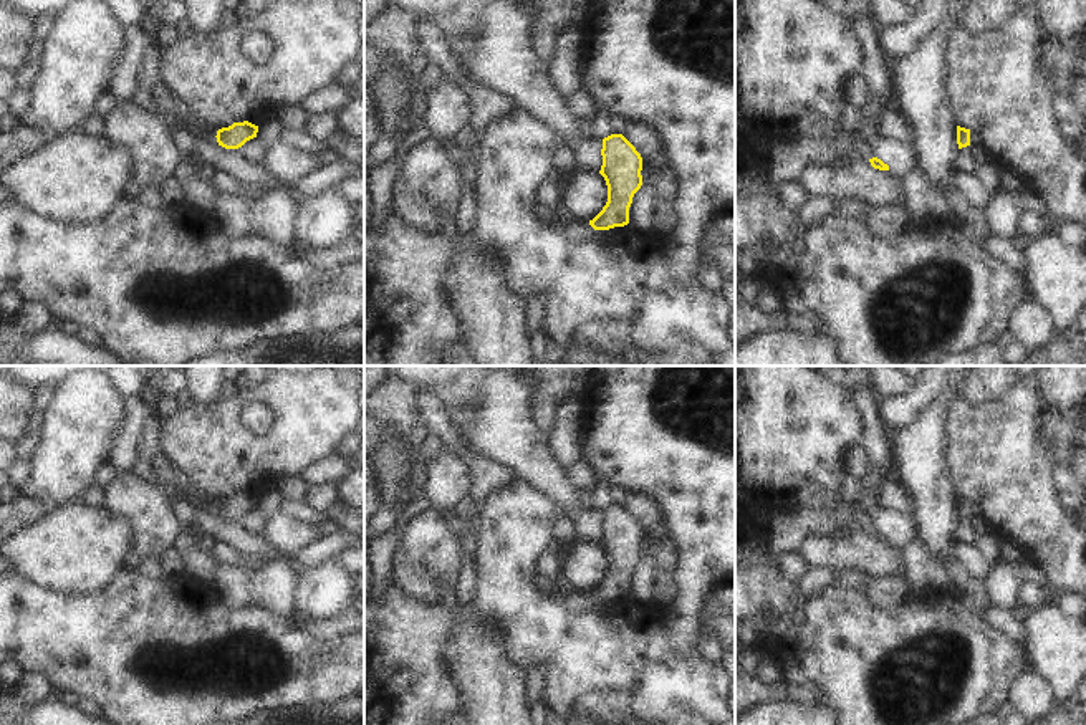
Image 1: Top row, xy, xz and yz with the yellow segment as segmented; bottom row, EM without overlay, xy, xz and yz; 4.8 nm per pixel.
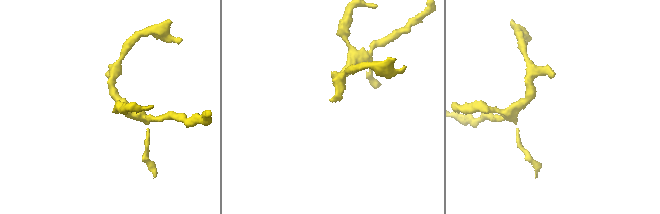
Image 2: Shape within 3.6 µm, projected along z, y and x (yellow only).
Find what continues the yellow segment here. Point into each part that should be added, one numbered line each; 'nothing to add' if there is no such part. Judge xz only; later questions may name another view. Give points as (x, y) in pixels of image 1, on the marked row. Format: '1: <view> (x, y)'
1: xz (580, 230)

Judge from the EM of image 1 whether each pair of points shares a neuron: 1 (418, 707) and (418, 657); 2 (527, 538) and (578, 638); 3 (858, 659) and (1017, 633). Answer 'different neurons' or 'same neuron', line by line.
1: same neuron
2: same neuron
3: different neurons

